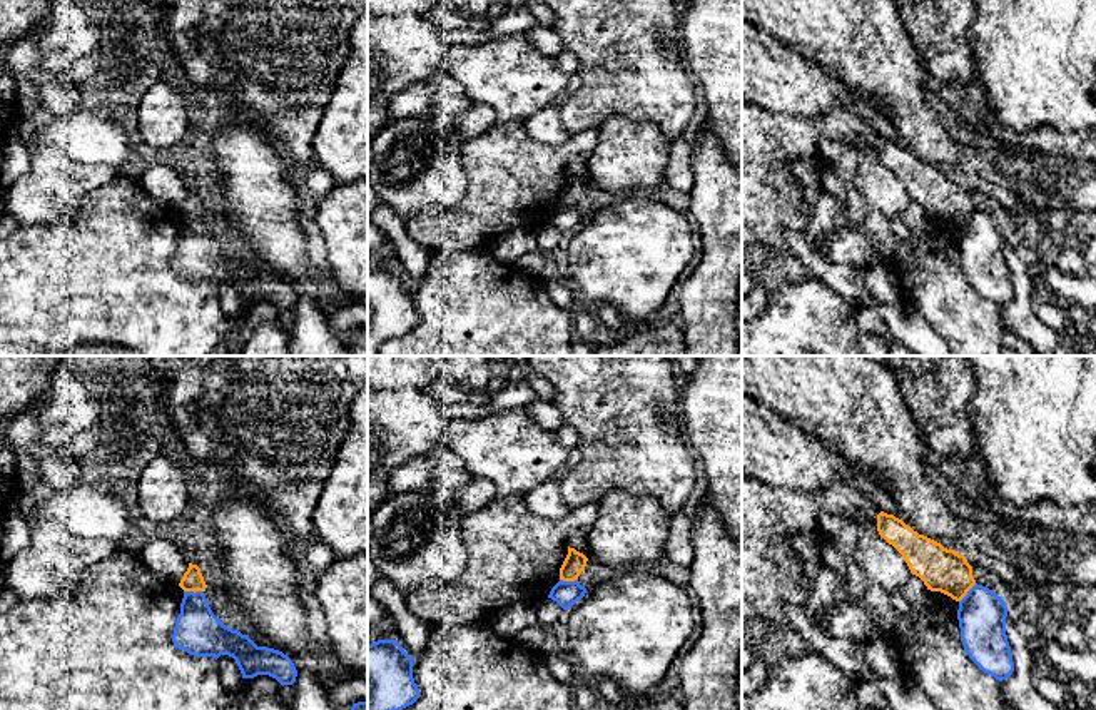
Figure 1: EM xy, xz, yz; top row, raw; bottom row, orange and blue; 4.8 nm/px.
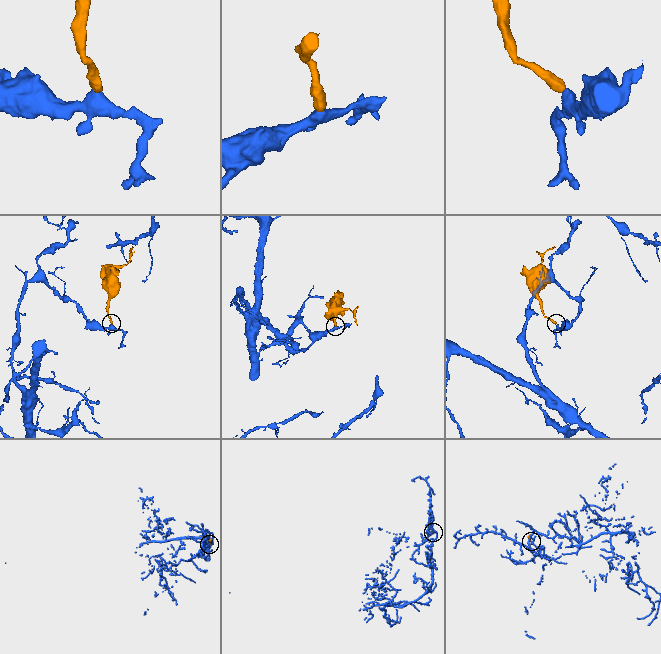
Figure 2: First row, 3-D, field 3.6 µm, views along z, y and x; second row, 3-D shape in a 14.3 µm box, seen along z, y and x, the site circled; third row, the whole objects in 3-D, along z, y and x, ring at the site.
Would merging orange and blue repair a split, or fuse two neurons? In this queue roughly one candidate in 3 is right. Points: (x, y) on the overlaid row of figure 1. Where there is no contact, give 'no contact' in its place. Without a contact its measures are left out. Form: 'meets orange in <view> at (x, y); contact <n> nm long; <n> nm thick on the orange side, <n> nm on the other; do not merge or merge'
meets orange in xy at (194, 592); contact 100 nm long; 110 nm thick on the orange side, 220 nm on the other; do not merge

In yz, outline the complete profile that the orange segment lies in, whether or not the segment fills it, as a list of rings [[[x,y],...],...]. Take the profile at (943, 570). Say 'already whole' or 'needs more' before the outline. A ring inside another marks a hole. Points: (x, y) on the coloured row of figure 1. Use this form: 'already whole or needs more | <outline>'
already whole | [[[880,511],[877,515],[877,531],[902,555],[911,573],[919,576],[927,590],[941,591],[961,601],[976,585],[972,566],[964,555],[919,535],[894,515]]]

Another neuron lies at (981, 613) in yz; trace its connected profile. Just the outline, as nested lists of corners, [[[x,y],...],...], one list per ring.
[[[977,583],[959,601],[957,620],[964,652],[984,673],[999,682],[1014,672],[1006,616],[1004,600]]]

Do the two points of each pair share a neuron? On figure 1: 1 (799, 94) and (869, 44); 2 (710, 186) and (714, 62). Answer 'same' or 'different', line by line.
1: different
2: different

